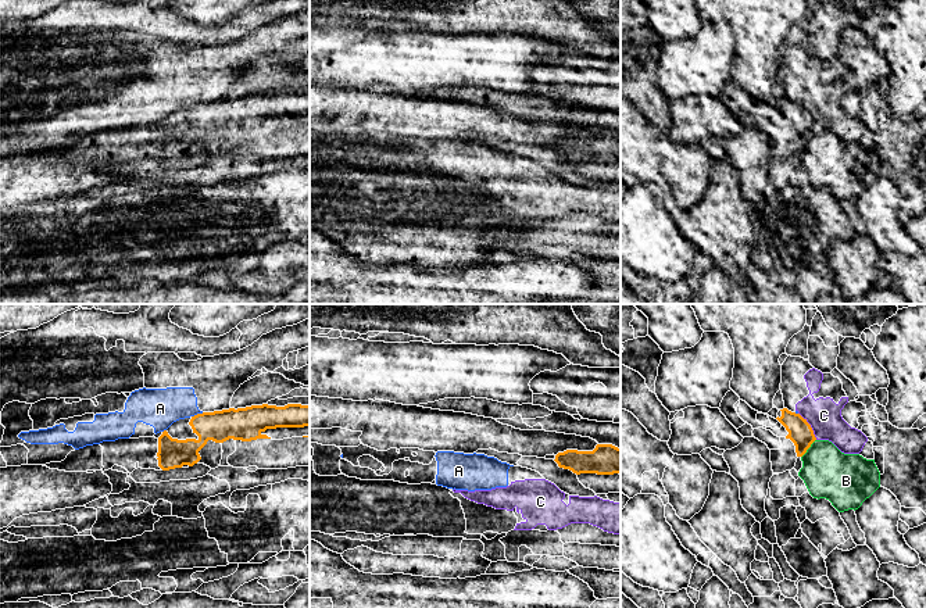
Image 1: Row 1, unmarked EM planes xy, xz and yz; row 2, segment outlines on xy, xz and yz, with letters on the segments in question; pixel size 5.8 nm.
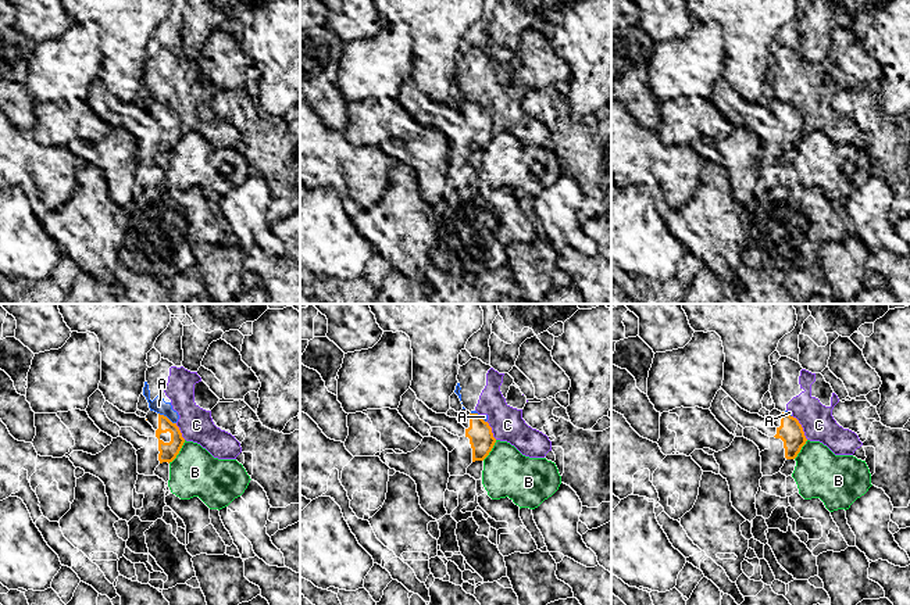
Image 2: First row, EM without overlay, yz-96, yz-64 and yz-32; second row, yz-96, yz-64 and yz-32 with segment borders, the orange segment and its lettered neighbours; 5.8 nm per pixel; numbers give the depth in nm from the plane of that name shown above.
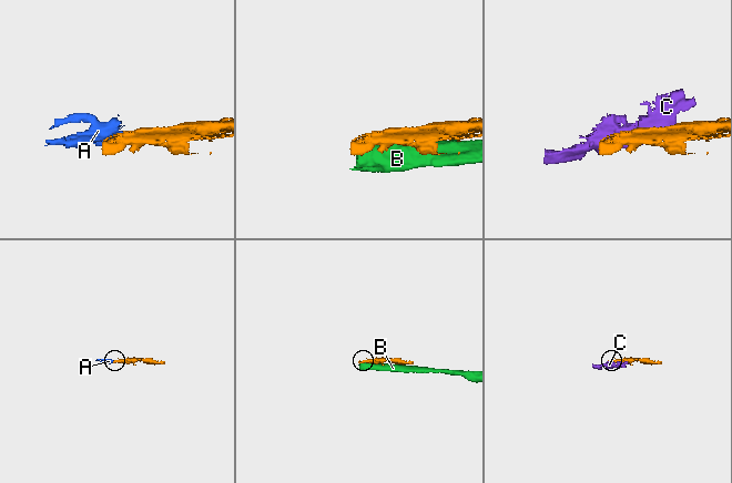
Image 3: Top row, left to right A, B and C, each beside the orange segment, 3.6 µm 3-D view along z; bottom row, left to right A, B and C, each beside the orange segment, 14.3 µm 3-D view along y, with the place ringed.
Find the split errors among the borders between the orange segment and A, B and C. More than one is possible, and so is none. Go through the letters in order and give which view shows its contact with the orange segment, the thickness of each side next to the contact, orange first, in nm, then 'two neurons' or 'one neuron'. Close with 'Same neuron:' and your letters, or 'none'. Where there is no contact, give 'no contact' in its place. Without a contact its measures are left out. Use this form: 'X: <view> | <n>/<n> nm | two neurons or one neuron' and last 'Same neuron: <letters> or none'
A: xy | 180/220 nm | two neurons
B: yz | 140/300 nm | two neurons
C: yz | 140/200 nm | two neurons
Same neuron: none

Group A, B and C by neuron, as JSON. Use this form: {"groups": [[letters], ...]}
{"groups": [["A", "C"], ["B"]]}

